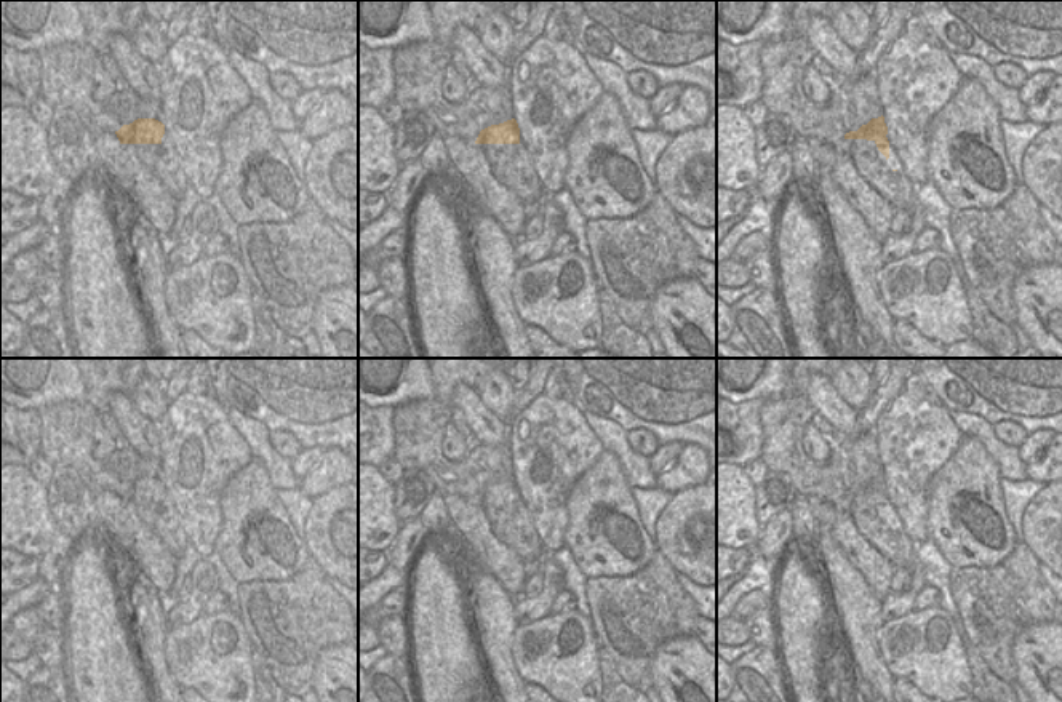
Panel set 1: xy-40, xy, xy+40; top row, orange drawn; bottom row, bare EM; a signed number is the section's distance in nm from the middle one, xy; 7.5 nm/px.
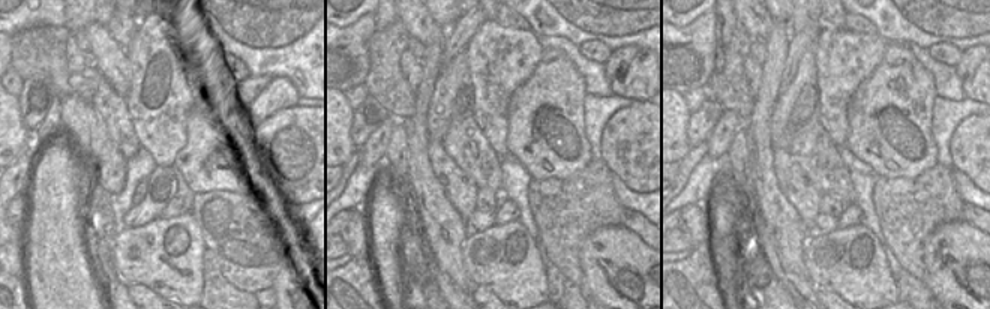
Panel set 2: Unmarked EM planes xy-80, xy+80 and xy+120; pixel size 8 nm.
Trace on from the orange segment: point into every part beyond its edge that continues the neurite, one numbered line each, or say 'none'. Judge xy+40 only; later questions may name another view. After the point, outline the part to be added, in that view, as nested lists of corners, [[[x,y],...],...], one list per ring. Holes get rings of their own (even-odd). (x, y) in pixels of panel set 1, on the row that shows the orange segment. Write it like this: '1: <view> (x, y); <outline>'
1: xy+40 (867, 170); [[[875,141],[864,142],[846,158],[843,176],[875,208],[878,217],[897,216],[897,171]]]

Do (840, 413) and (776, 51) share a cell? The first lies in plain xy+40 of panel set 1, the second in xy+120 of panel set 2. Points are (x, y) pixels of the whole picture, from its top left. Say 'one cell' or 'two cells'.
two cells

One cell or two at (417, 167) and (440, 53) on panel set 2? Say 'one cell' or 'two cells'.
one cell

